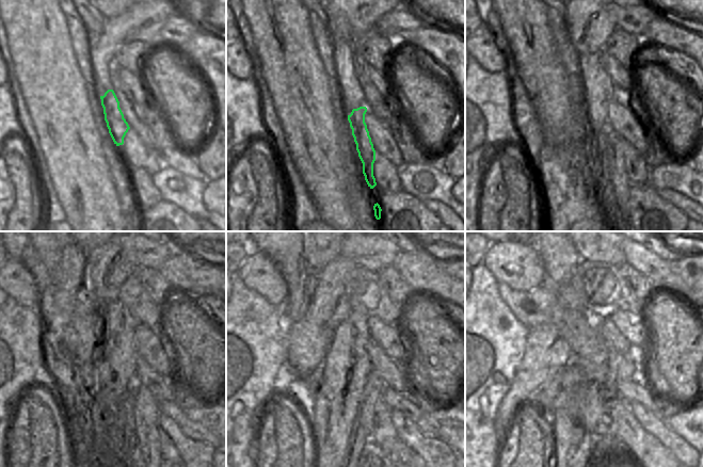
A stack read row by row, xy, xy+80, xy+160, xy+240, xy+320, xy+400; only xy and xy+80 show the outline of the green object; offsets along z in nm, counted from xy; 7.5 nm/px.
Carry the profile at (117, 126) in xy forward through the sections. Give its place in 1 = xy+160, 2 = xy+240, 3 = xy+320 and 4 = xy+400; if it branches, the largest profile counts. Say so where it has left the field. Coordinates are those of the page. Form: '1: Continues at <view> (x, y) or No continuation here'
1: Continues at xy+160 (606, 135)
2: Continues at xy+240 (133, 448)
3: Continues at xy+320 (371, 448)
4: Continues at xy+400 (606, 440).

